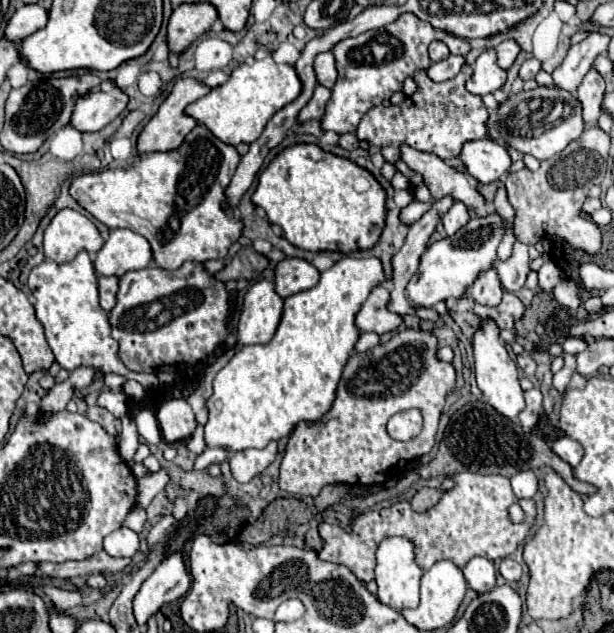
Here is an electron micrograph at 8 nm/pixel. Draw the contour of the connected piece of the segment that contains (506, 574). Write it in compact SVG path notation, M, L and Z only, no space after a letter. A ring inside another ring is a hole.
M507 557L507 559L501 559L501 563L499 563L499 573L501 573L501 577L503 577L507 583L515 583L515 581L521 579L523 569L521 569L521 565L519 565L515 559Z

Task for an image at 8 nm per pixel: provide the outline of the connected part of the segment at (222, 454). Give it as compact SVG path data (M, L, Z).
M209 447L209 449L205 449L205 451L197 457L195 469L205 469L205 467L209 467L209 465L213 465L213 463L221 463L221 461L227 459L227 457L229 457L229 451L221 449L221 447Z

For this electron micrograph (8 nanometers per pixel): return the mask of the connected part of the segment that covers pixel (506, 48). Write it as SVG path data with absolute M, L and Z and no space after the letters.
M507 39L507 41L499 43L495 49L497 49L499 65L501 65L503 69L509 69L509 67L513 65L513 61L517 59L519 51L521 51L521 47L519 47L519 43L517 43L515 39Z

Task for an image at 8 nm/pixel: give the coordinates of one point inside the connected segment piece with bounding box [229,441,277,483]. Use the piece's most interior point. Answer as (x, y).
(246, 464)

